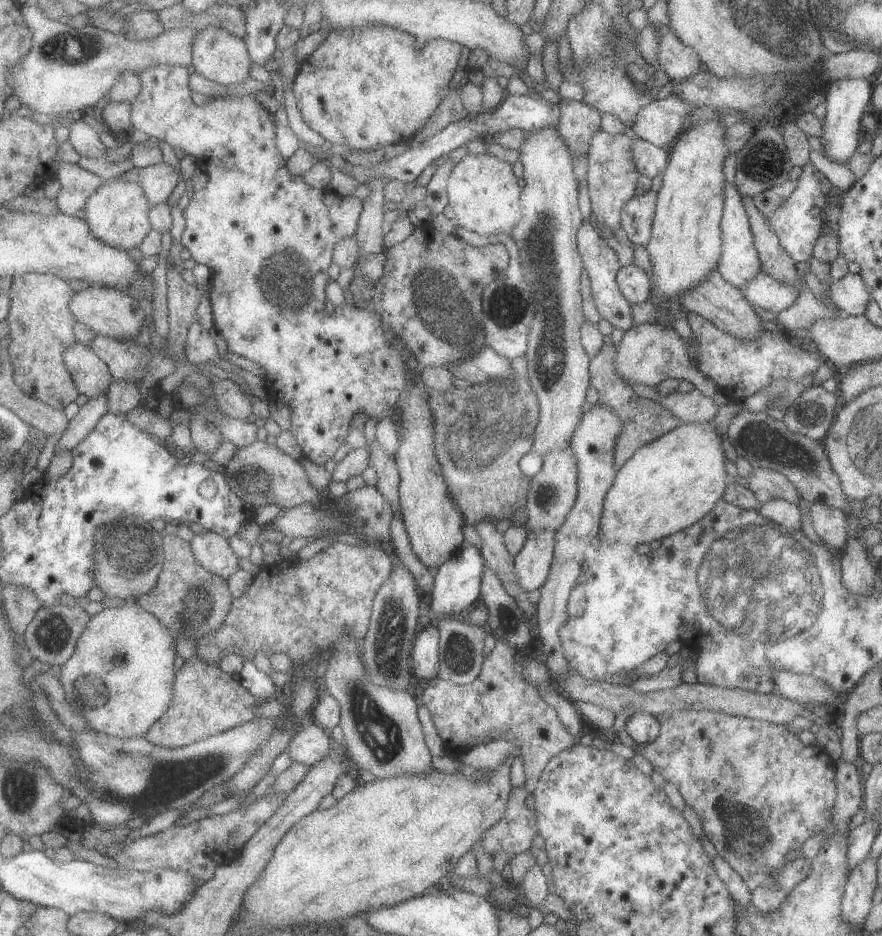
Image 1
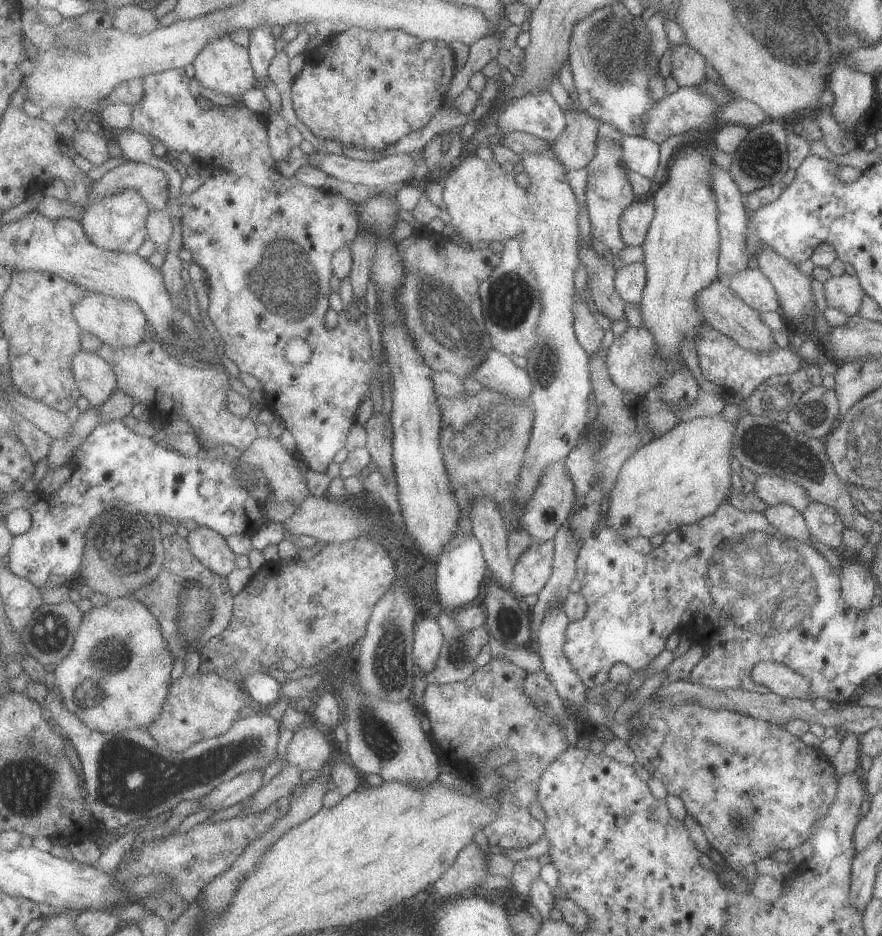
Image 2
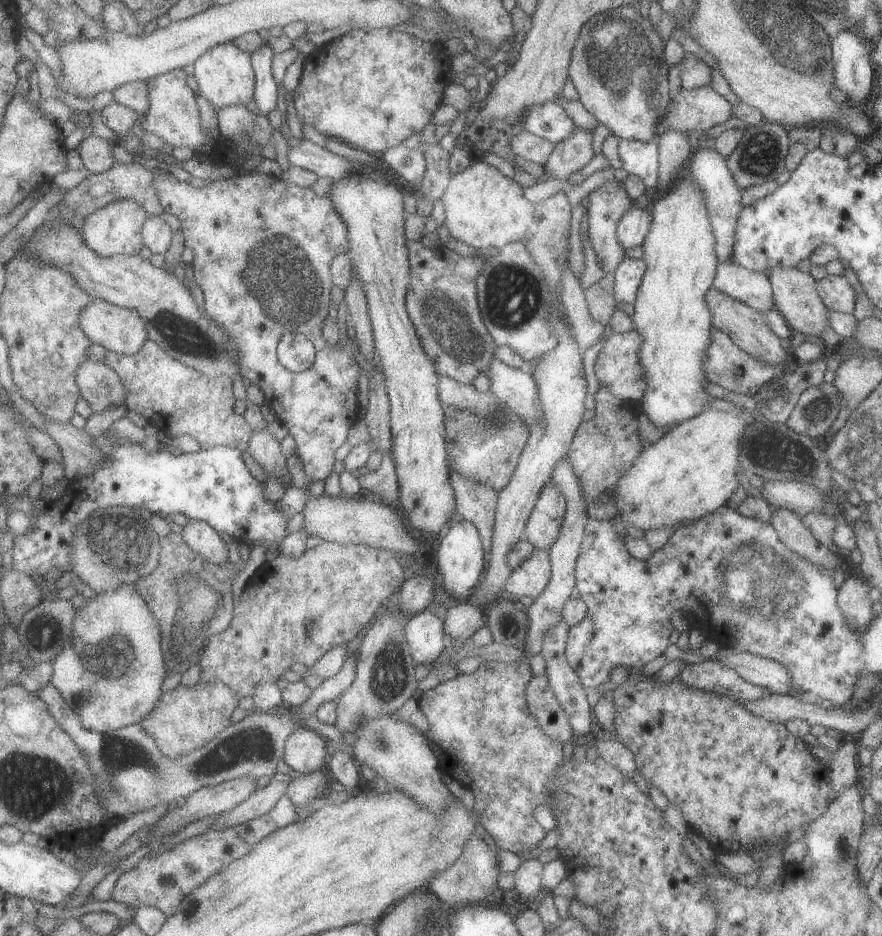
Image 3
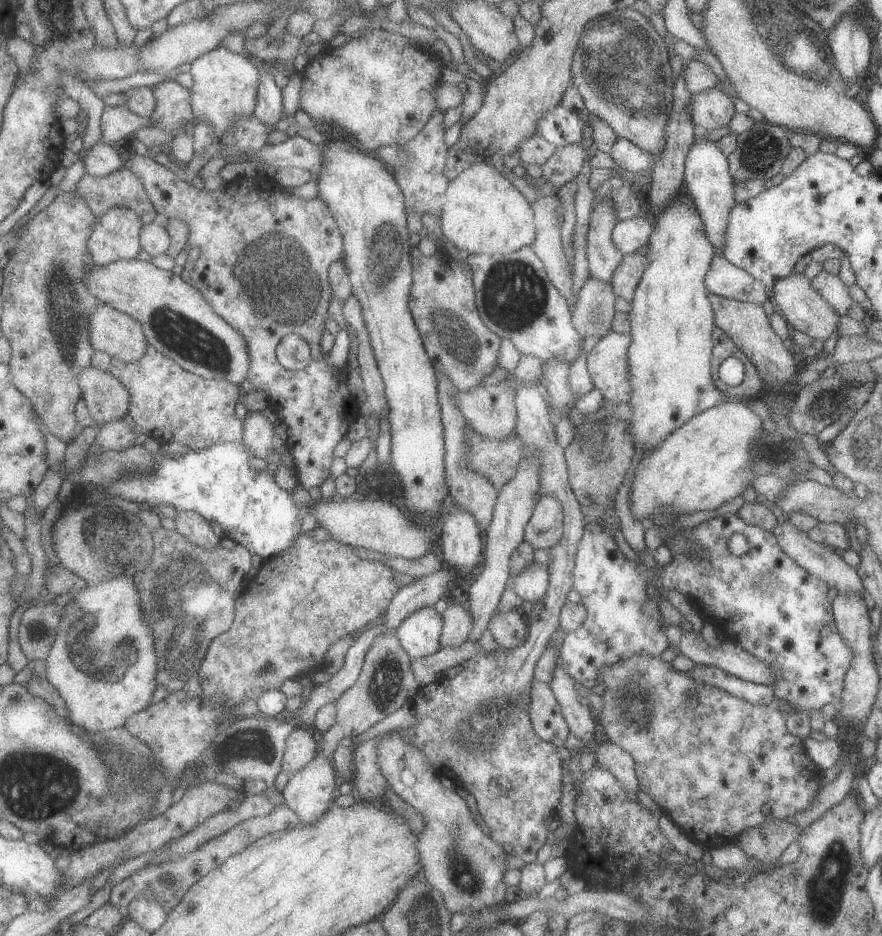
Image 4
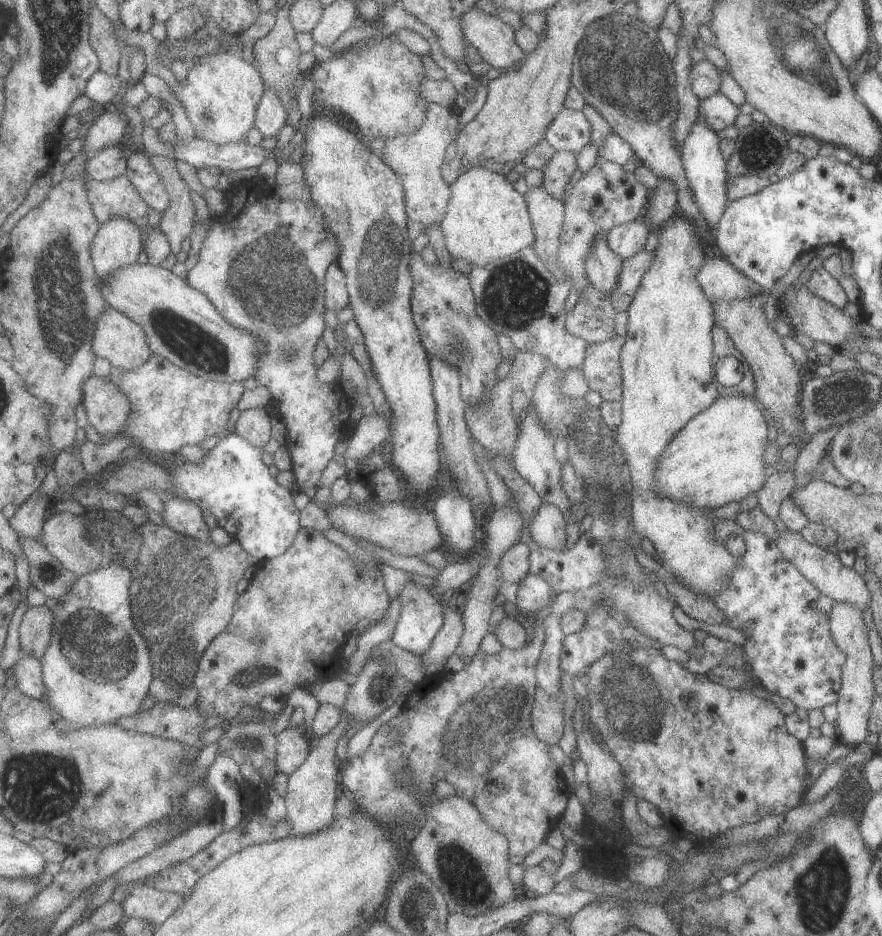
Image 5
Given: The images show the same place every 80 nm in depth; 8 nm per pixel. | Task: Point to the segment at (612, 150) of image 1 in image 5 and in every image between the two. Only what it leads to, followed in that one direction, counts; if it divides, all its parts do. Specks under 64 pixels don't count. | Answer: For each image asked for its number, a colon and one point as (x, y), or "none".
2: (607, 193)
3: (606, 203)
4: (603, 256)
5: (602, 266)

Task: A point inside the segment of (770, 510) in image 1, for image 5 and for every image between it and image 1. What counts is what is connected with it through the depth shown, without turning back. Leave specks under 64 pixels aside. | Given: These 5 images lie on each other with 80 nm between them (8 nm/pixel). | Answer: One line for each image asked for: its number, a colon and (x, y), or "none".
2: (789, 524)
3: (788, 525)
4: (821, 561)
5: (821, 566)

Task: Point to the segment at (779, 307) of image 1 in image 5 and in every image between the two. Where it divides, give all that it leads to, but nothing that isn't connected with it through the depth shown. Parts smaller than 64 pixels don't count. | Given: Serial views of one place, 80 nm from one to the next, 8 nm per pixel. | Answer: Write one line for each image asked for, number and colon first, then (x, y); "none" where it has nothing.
2: (751, 285)
3: (753, 288)
4: (724, 279)
5: (718, 279)

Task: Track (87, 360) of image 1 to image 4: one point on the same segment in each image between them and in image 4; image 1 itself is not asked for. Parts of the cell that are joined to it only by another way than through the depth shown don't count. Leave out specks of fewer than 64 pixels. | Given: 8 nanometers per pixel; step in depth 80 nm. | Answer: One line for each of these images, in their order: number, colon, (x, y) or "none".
2: (97, 379)
3: (102, 387)
4: (107, 398)

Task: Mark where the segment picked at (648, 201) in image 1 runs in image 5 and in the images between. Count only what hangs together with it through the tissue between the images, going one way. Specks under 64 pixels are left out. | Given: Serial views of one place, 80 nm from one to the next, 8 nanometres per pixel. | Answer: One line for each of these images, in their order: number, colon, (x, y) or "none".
2: (633, 222)
3: (633, 225)
4: (631, 235)
5: (626, 239)

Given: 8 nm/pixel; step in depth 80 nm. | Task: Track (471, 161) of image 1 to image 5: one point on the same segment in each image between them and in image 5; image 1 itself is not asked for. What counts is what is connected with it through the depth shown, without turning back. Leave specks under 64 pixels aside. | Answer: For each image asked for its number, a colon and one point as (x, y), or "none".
2: (483, 202)
3: (482, 208)
4: (484, 213)
5: (485, 218)

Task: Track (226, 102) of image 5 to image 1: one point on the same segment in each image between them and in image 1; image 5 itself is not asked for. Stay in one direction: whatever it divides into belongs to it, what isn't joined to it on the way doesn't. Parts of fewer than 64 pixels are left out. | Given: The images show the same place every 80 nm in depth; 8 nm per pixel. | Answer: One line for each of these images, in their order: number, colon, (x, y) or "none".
1: (222, 56)
2: (223, 65)
3: (225, 73)
4: (225, 87)

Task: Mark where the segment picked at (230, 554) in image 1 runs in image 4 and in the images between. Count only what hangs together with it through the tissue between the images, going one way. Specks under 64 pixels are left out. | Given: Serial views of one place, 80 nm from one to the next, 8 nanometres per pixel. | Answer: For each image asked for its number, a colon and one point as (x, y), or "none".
2: (211, 547)
3: (200, 535)
4: (197, 529)

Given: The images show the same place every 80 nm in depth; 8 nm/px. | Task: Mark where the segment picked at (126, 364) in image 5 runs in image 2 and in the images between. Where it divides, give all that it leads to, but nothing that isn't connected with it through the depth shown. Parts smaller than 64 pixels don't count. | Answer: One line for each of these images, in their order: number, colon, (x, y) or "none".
2: (122, 323)
3: (122, 330)
4: (120, 335)

